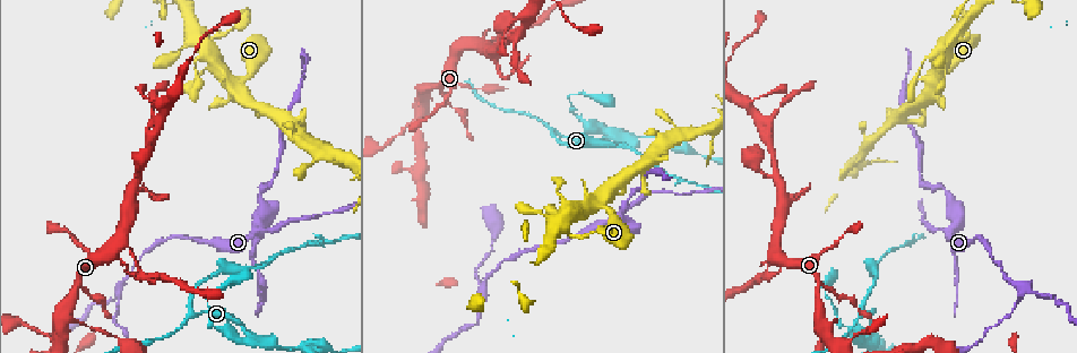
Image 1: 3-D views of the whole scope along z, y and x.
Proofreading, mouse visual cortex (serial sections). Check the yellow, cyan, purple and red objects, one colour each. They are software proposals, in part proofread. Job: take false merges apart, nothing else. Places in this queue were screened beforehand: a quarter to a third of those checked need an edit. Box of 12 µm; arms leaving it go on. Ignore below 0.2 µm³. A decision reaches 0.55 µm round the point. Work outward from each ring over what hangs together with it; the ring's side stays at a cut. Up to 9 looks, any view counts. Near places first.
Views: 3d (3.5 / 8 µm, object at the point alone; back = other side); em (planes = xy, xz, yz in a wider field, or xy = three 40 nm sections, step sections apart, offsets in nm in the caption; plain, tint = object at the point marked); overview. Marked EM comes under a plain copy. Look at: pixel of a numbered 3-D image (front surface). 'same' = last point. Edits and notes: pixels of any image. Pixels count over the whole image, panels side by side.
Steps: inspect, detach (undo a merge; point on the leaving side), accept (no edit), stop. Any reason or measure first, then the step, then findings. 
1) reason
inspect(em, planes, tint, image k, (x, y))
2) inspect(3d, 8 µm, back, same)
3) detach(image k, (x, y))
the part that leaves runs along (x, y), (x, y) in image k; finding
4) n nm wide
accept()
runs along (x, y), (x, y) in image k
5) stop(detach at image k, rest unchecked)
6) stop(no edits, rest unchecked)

sharp bend
inspect(3d, 3.5 µm, image 1, (956, 220))

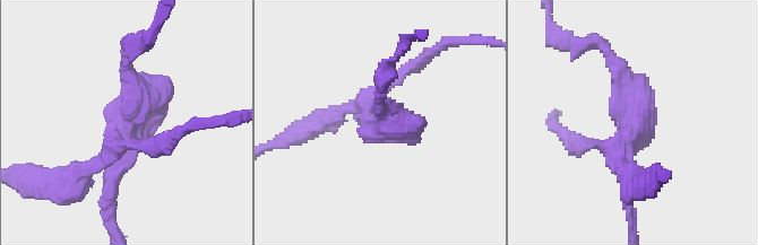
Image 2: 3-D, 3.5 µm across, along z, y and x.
inspect(em, xy, step 1, tint, image 2, (383, 126))

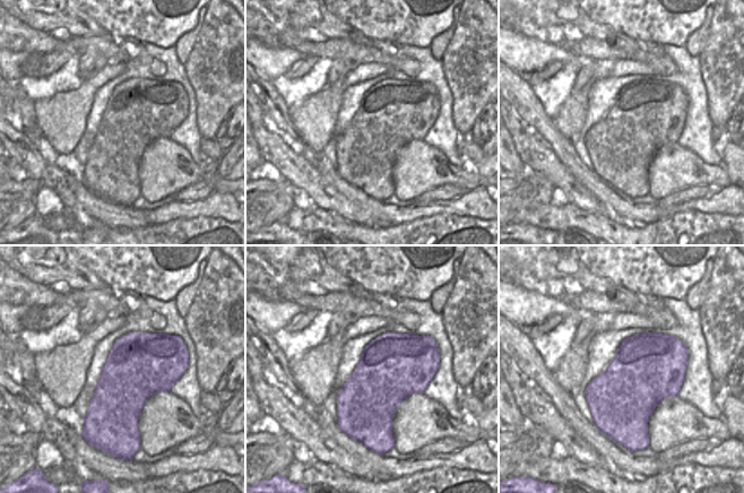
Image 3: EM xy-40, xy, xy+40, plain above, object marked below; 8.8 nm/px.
another direction
inspect(em, xy, step 3, tint, same)

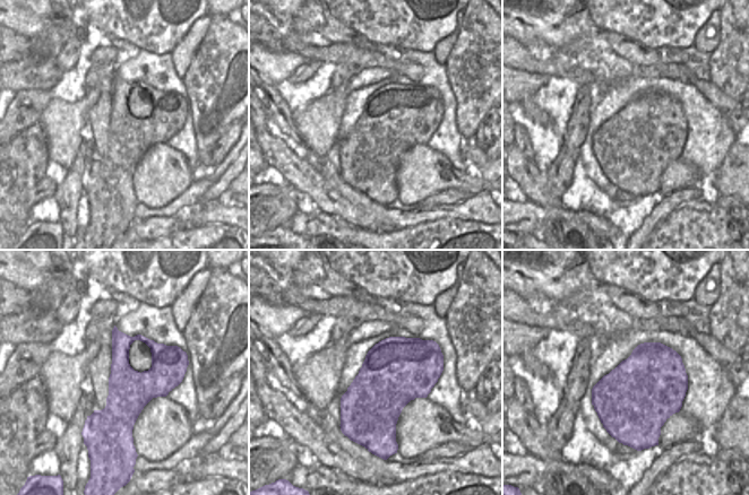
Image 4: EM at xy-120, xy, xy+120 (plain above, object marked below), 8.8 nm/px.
detach(image 2, (130, 95))
the part that leaves runs along (121, 131), (131, 114), (128, 49) in image 2; two cells meet here

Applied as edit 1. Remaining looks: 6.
abrupt turn
inspect(3d, 3.5 µm, image 1, (238, 83))

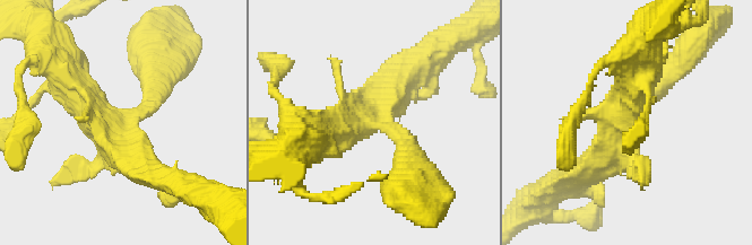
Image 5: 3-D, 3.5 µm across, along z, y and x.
inspect(em, xy, step 2, tint, image 5, (124, 123))

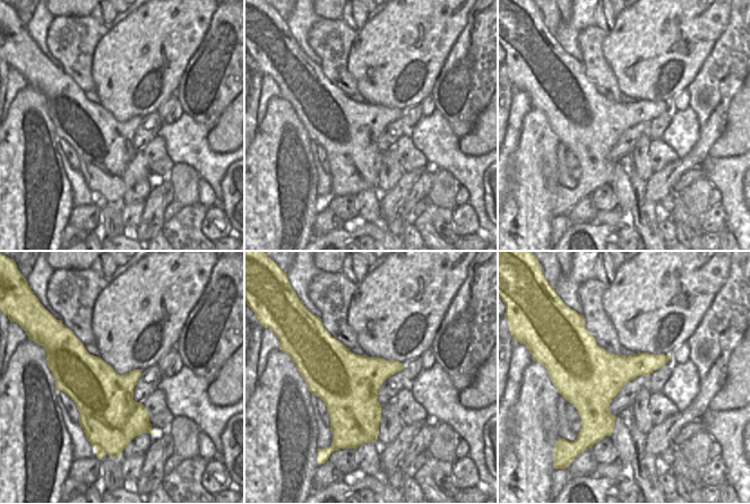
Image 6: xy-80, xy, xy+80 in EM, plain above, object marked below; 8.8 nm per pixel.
accept()
runs along (671, 72), (584, 173) in image 5; one cell here

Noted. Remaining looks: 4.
abrupt turn
inspect(3d, 3.5 µm, image 1, (119, 289))

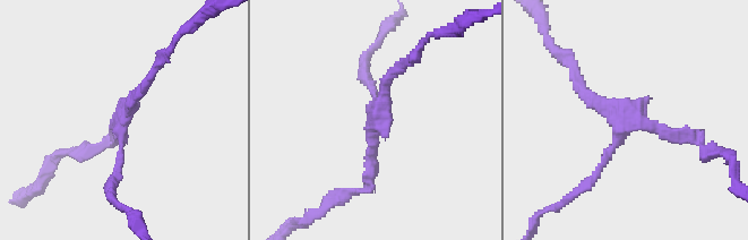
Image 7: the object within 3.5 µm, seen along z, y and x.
inspect(em, xy, step 3, tint, image 7, (378, 103))

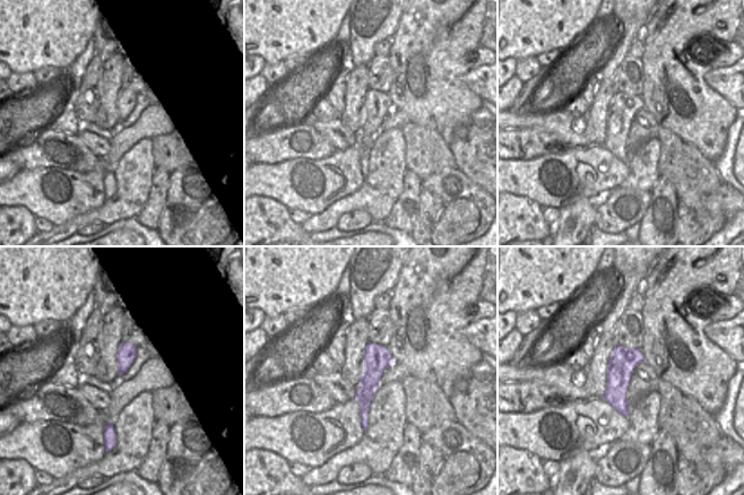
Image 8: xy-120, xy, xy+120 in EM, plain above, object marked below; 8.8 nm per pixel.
accept()
runs along (153, 69), (122, 118), (112, 180) in image 7; one cell here

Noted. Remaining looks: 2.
thick turns thin
inspect(3d, 8 µm, image 1, (872, 333))

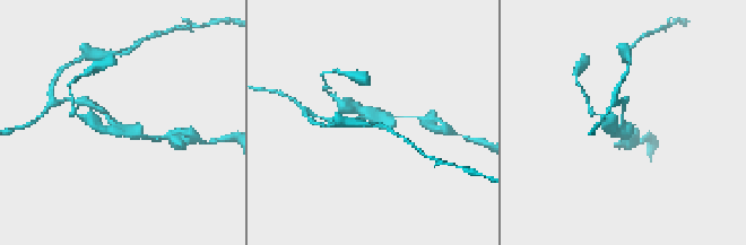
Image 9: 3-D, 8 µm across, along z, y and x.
inspect(em, xy, step 5, tint, image 9, (112, 123))

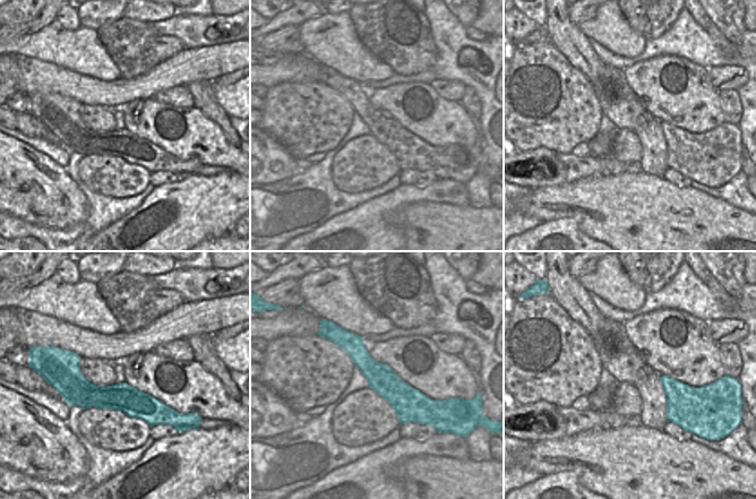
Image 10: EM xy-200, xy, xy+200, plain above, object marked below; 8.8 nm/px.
240 nm wide
detach(image 9, (346, 108))
the part that leaves runs along (360, 111), (348, 110), (326, 89) in image 9; a second cell is stuck on

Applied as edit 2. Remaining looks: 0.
stop(detach at image 2, detach at image 9, rest unchecked)

